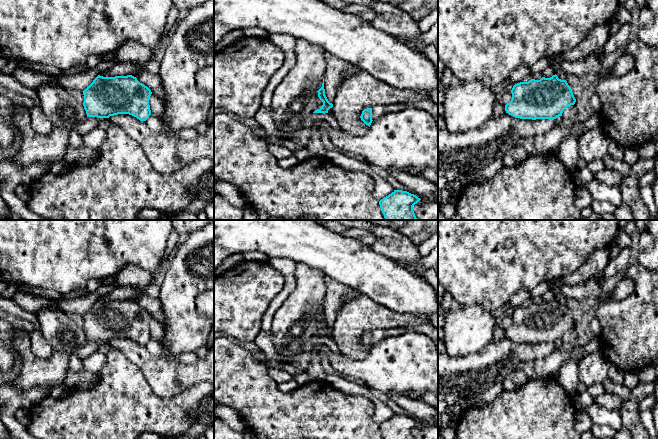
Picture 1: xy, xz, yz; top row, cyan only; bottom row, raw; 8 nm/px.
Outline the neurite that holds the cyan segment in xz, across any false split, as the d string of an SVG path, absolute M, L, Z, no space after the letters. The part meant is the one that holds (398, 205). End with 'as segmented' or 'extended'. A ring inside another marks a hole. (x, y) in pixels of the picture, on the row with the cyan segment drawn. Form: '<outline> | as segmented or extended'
M394 190L379 201L385 220L417 220L413 206L421 199L407 191Z | as segmented

